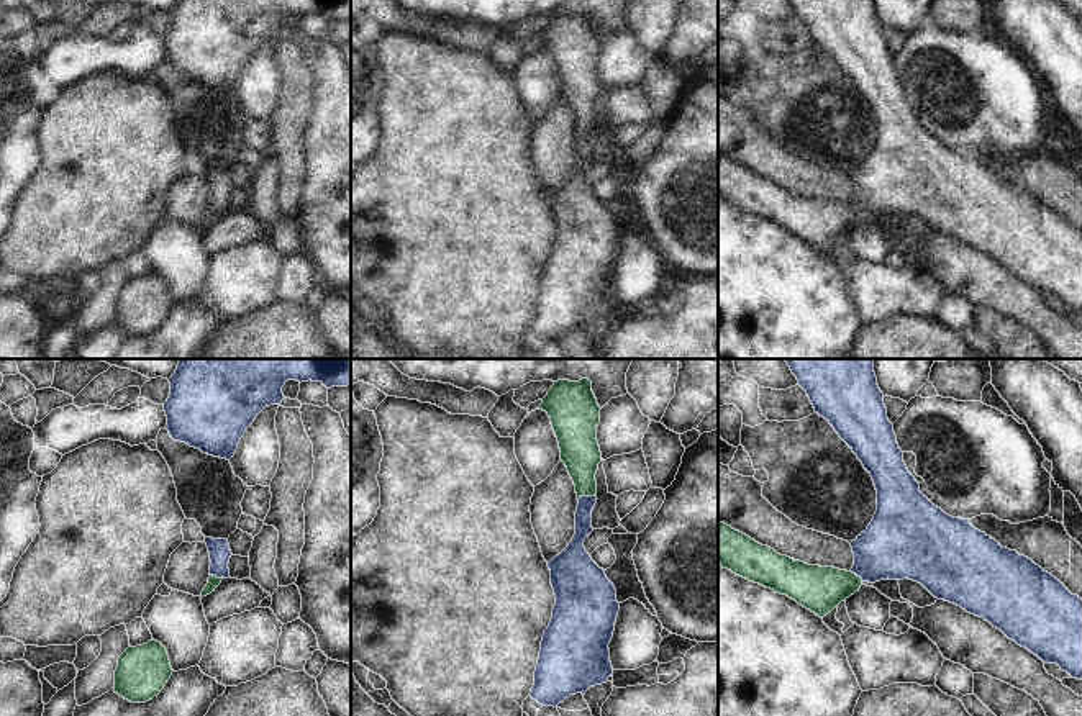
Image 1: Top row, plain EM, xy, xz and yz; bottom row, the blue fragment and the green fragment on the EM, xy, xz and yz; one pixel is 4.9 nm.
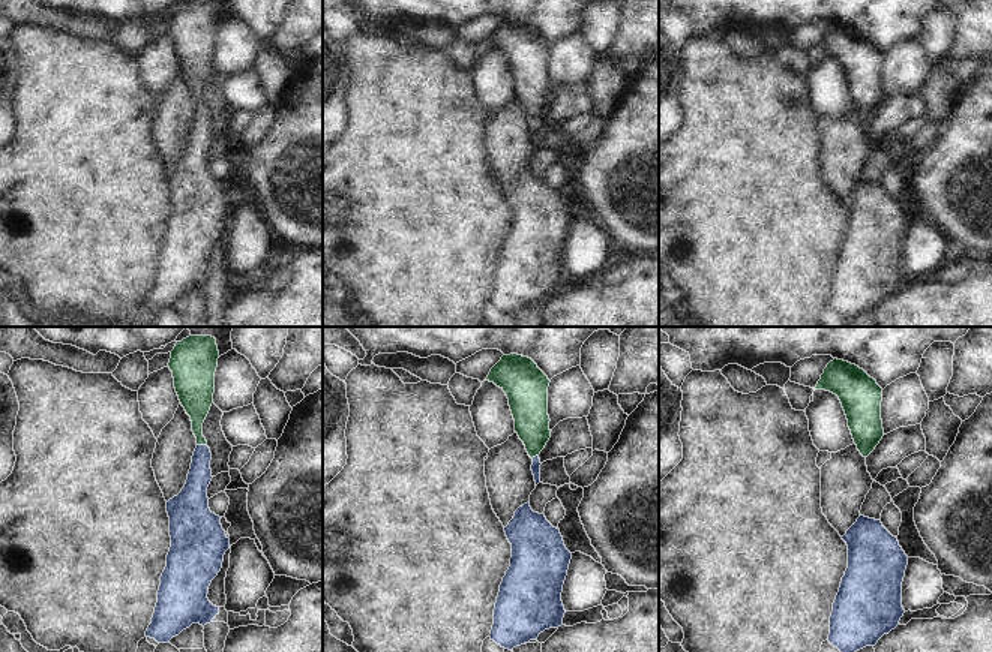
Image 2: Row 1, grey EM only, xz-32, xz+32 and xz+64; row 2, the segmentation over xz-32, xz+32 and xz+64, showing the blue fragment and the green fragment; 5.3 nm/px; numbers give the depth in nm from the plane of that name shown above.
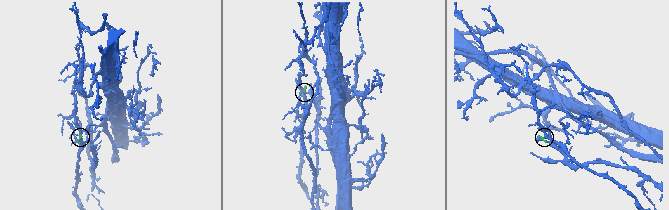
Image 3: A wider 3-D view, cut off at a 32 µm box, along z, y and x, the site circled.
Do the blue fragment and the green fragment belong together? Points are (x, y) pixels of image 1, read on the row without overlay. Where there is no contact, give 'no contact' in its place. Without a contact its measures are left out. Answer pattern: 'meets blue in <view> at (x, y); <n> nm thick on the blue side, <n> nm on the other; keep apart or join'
meets blue in xz at (586, 130); 80 nm thick on the blue side, 190 nm on the other; join

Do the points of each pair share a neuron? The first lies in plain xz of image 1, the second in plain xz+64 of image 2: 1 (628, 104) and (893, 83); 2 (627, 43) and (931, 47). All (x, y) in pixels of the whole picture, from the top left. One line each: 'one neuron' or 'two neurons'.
1: two neurons
2: two neurons

